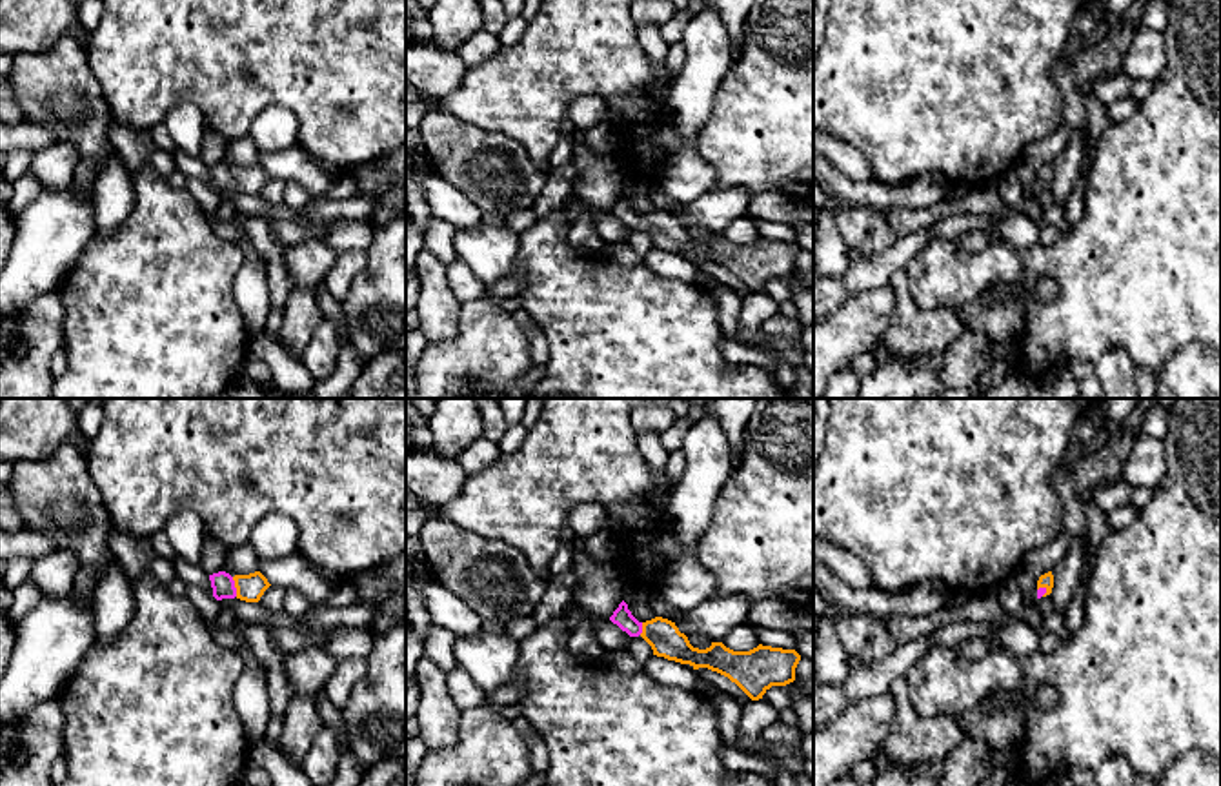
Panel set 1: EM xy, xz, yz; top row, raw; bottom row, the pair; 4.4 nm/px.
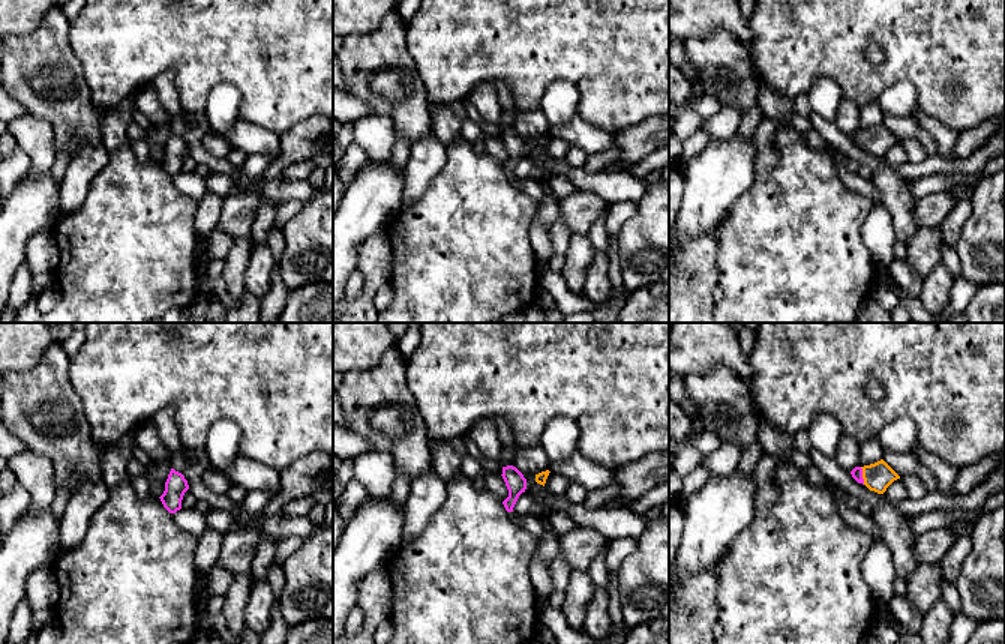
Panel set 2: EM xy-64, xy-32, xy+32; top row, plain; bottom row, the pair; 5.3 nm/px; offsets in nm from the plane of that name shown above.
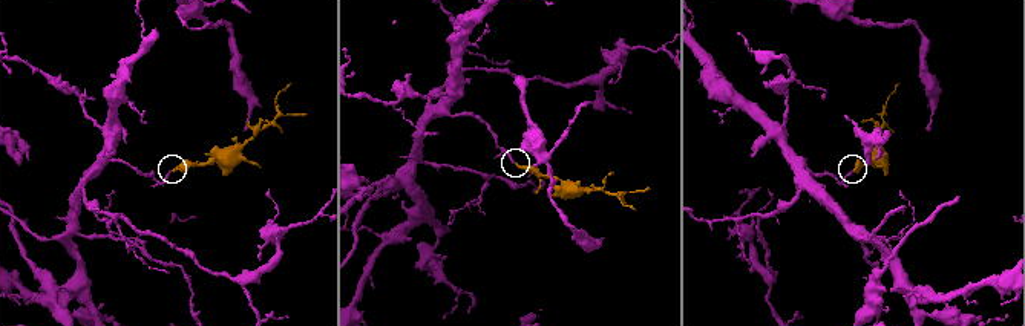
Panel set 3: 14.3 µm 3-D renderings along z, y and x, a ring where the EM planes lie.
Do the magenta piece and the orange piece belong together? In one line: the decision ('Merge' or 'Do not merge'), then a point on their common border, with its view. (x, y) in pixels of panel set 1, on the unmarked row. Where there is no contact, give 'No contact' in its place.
Merge. Touches magenta at xy (233, 179)

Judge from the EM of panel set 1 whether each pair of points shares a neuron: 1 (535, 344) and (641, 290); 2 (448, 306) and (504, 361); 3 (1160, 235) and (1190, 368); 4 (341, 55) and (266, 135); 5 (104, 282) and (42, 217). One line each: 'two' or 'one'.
1: two
2: two
3: two
4: two
5: two

